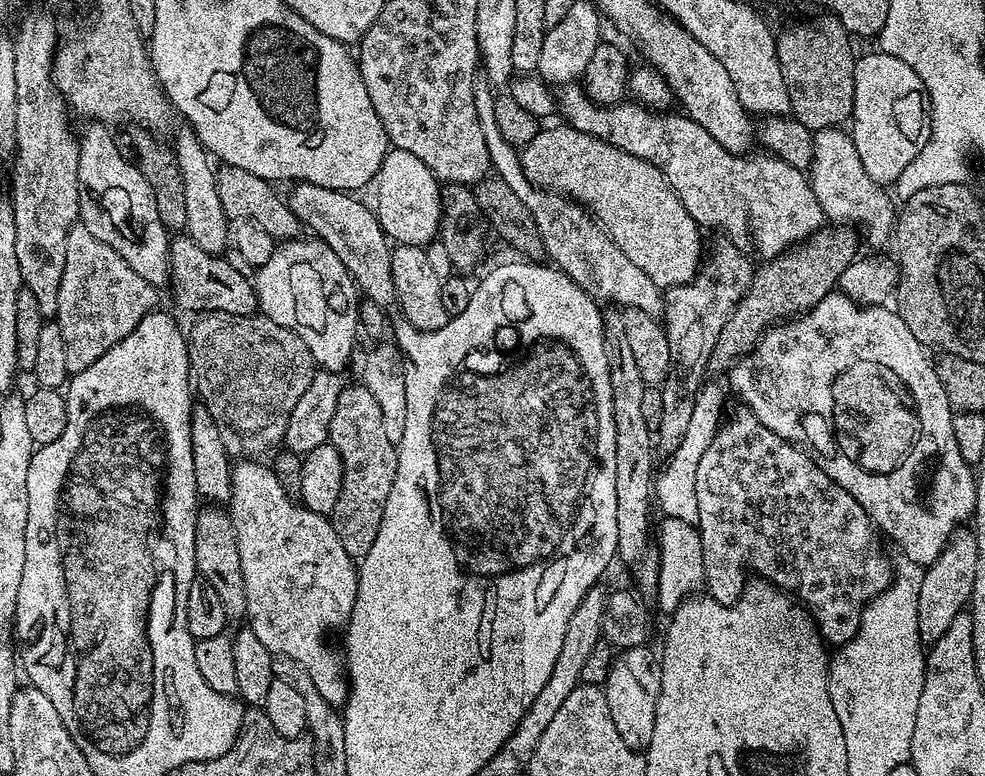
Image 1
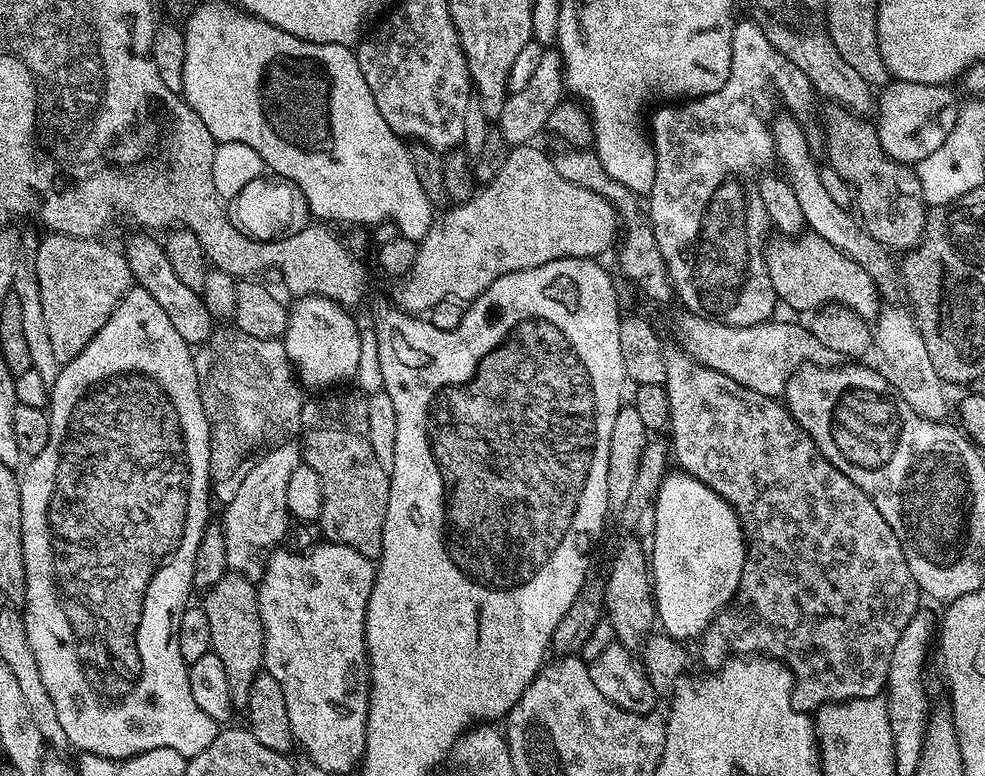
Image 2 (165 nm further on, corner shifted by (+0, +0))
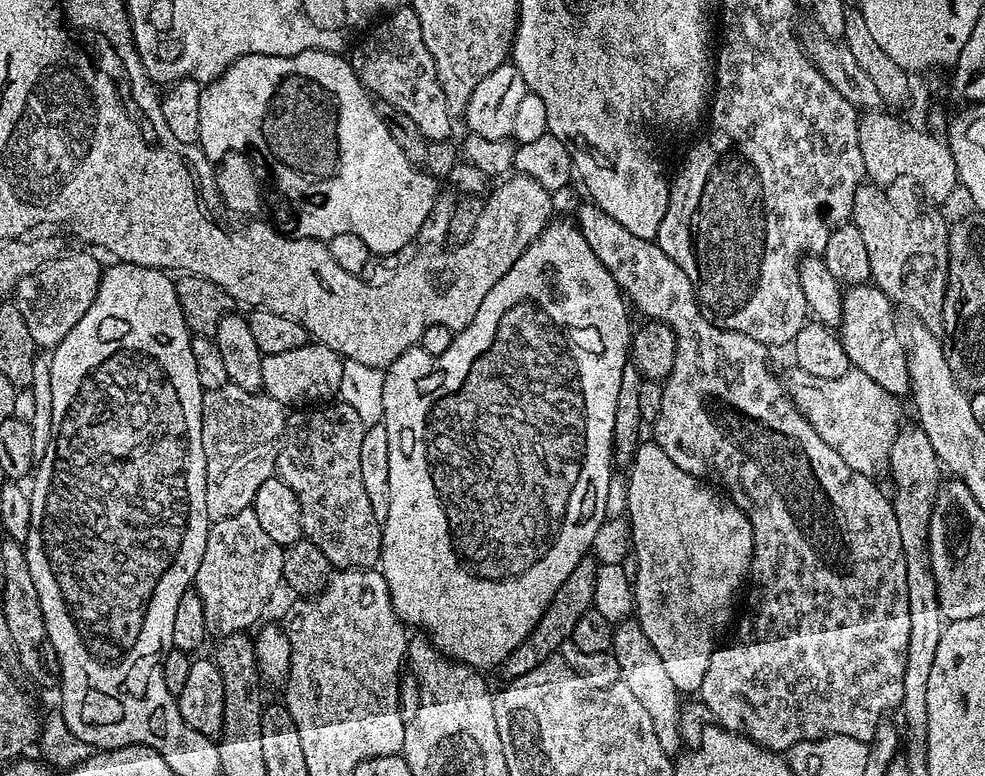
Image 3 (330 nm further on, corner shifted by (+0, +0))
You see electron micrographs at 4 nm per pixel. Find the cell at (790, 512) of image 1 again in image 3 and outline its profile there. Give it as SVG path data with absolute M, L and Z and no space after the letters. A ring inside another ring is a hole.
M585 202L580 209L577 210L576 216L574 215L575 223L578 225L582 238L586 238L586 243L590 245L590 250L594 250L594 254L598 254L598 262L602 262L602 266L606 266L606 270L610 270L610 274L614 278L614 282L620 287L621 292L630 301L631 307L636 308L641 312L641 317L657 320L666 326L670 326L670 330L674 330L674 338L676 339L676 353L674 354L674 370L670 370L667 380L663 381L664 393L662 394L662 410L658 410L658 418L651 425L652 436L651 439L658 446L662 446L662 451L670 457L670 462L674 462L674 466L679 466L681 470L686 470L691 476L695 476L697 480L703 480L709 485L715 486L717 489L722 490L723 495L727 496L732 503L736 504L740 511L746 514L746 518L752 527L752 566L750 569L750 580L752 584L747 589L748 604L752 608L748 608L744 612L744 617L739 620L735 625L736 637L727 644L721 643L714 650L714 654L710 658L710 666L706 666L706 674L702 678L702 686L698 693L699 703L708 707L709 717L719 727L726 729L728 732L734 732L742 736L748 737L753 740L755 744L760 744L763 748L769 748L771 752L778 752L781 754L787 753L789 748L793 748L798 742L806 742L807 740L820 740L824 736L845 736L846 738L858 738L865 742L871 742L874 738L874 730L885 719L884 716L888 711L899 709L902 702L902 682L906 674L906 650L910 642L910 602L906 598L906 558L902 554L902 538L898 535L898 518L892 509L892 501L887 495L883 496L878 489L875 488L873 477L859 476L856 472L850 470L850 466L846 466L846 462L842 462L842 458L838 458L838 450L834 450L830 446L826 446L826 442L822 442L822 438L818 438L818 434L810 426L810 422L805 416L798 411L797 408L792 407L791 400L786 395L785 387L776 381L774 373L768 369L768 352L770 352L769 345L758 342L754 338L750 338L741 332L734 330L726 330L725 328L717 328L711 320L705 316L700 303L696 300L696 291L690 282L690 278L686 274L686 270L682 270L682 266L675 264L670 257L667 256L661 249L659 244L647 240L646 238L637 238L634 234L630 234L630 230L626 230L626 226L622 226L622 222L614 222L614 218L610 218L610 214L603 212L598 205L591 202Z

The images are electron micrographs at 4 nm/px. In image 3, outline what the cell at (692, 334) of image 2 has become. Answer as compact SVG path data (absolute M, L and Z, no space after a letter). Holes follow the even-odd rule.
M799 370L793 373L786 380L786 395L792 407L806 417L826 446L838 450L838 458L852 472L875 477L876 471L888 464L888 455L901 430L901 401L882 390L872 378L855 370L842 374L842 378L814 378Z

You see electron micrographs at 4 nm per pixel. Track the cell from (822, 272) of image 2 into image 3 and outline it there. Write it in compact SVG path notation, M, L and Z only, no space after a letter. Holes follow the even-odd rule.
M871 283L849 287L843 293L842 314L838 335L848 355L848 363L855 371L866 374L874 382L897 398L910 392L908 353L905 341L896 333L896 320L892 317L894 305L881 288Z

